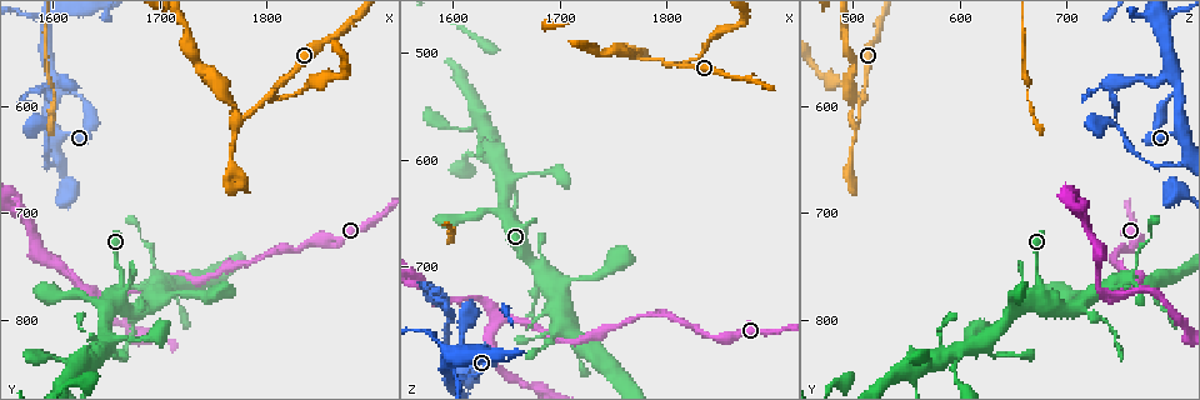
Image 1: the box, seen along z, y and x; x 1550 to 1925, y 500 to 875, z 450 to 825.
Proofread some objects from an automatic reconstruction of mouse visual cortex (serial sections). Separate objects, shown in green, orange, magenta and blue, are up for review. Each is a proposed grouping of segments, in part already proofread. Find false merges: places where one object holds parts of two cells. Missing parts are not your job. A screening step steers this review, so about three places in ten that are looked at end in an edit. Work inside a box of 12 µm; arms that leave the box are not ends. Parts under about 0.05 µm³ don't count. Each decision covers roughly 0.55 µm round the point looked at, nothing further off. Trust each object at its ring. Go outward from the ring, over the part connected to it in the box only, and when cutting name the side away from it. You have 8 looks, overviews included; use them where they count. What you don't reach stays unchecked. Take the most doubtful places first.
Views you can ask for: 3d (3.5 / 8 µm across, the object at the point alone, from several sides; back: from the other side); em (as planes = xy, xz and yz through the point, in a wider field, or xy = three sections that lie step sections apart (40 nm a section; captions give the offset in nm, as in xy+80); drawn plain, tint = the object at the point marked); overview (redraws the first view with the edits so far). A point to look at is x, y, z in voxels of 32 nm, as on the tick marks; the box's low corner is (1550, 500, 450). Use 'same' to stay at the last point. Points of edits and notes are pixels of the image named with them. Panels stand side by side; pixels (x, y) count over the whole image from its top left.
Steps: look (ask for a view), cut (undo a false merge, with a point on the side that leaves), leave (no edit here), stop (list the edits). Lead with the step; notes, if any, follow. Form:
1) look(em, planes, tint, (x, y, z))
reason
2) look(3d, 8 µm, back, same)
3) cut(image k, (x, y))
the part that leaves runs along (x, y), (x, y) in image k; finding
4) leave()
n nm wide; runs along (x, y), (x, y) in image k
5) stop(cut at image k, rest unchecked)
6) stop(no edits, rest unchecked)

look(3d, 3.5 µm, (1594, 618, 750))
three-way junction

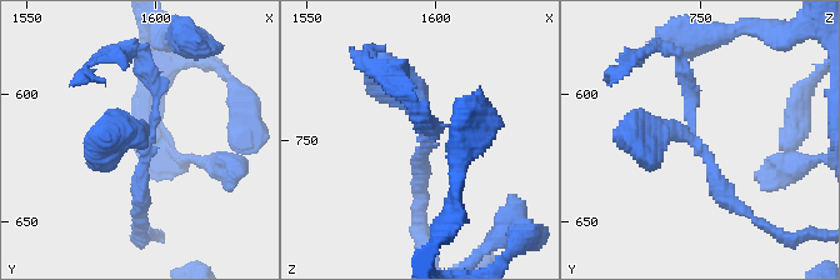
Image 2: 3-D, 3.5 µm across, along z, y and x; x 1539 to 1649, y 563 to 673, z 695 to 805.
leave()
runs along (740, 208), (695, 139), (630, 139) in image 2; all the same cell

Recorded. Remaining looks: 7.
look(3d, 3.5 µm, (1646, 780, 748))
a fork

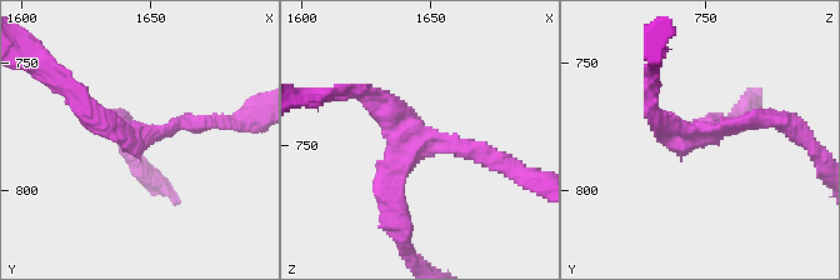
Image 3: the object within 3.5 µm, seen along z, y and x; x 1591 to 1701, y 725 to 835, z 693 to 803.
look(em, xy, step 5, tint, (1646, 779, 746))
3 arms; arms of 200, 200, 250 nm

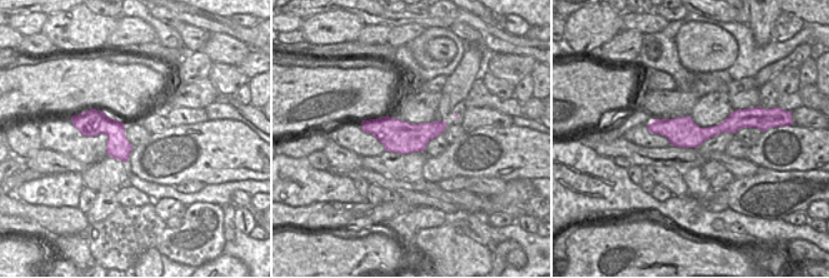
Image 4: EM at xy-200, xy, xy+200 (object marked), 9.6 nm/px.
leave()
runs along (738, 119), (708, 133), (652, 128) in image 4; continuous, no second cell

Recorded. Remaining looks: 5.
look(3d, 3.5 µm, (1618, 842, 568))
thin arm on a thick one

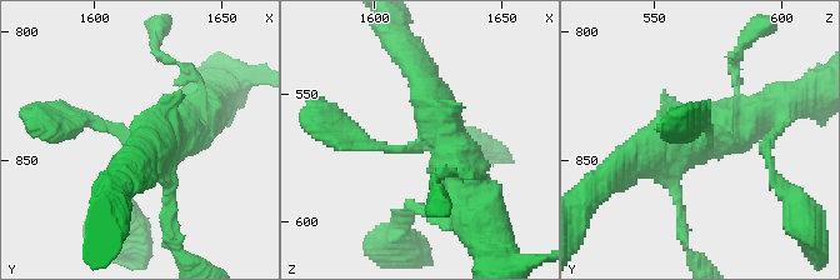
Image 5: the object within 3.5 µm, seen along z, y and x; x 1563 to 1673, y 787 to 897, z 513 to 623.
look(em, xy, step 1, tint, (1618, 842, 570))
4 arms; arms of 150, 150, 400, 500 nm; need the tissue

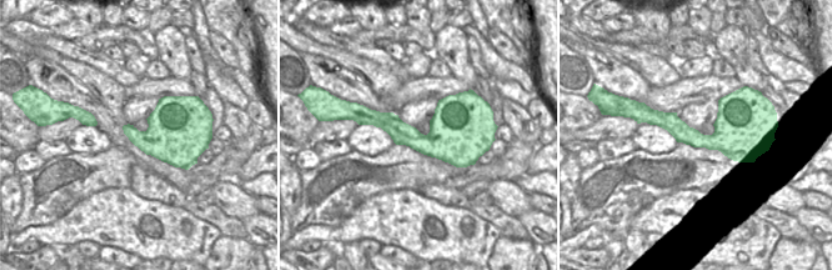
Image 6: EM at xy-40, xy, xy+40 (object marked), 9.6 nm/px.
leave()
runs along (474, 191), (413, 60) in image 5; all the same cell

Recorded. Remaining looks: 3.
stop(no edits, rest unchecked)

